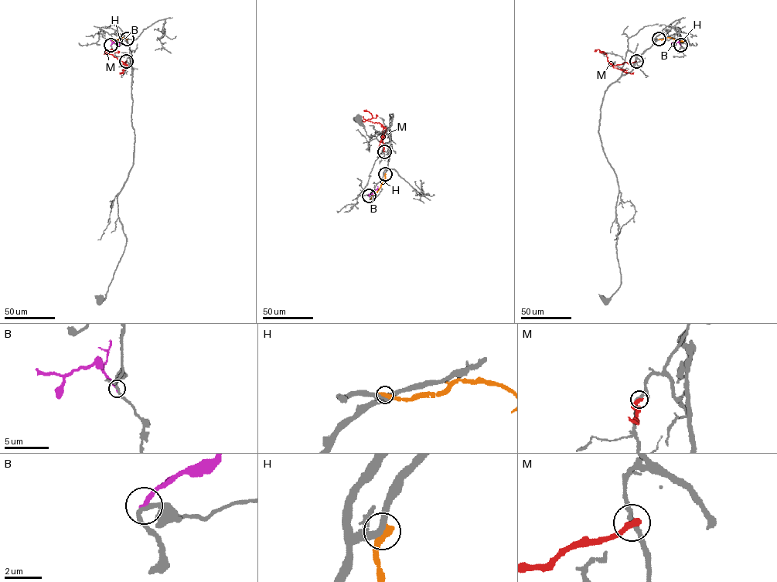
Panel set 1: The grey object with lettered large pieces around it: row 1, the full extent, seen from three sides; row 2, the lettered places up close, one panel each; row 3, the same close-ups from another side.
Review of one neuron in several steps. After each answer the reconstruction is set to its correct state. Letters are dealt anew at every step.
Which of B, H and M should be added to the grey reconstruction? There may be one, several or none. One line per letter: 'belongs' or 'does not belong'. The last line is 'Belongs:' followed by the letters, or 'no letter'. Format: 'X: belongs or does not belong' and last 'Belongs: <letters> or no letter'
B: does not belong
H: does not belong
M: does not belong
Belongs: no letter

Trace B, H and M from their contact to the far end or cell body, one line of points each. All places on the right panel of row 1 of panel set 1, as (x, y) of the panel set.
B: (680, 45), (678, 42), (671, 42)
H: (659, 39), (667, 37), (682, 40), (679, 42)
M: (635, 61), (613, 66), (608, 61), (605, 53), (598, 49), (595, 51)

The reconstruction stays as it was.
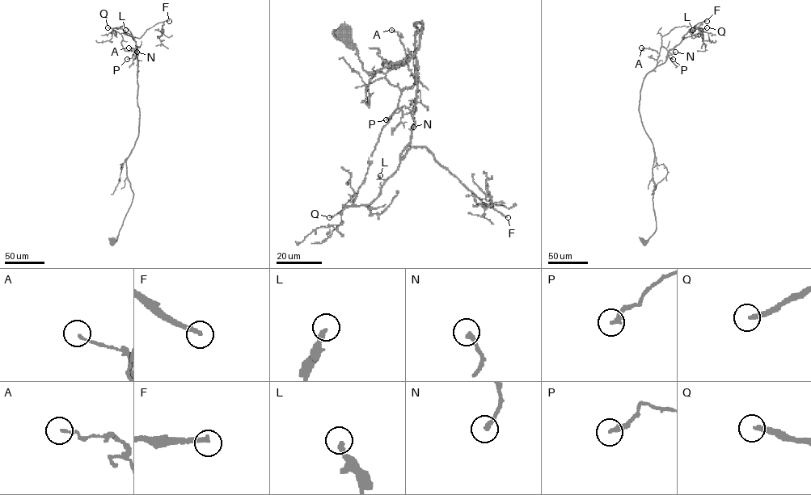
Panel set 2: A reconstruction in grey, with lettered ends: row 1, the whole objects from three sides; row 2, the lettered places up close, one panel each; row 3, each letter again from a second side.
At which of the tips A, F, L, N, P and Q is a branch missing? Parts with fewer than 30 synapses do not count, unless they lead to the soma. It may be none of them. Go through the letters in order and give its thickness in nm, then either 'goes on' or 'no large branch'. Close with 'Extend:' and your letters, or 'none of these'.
A: 110 nm | no large branch
F: 240 nm | no large branch
L: 240 nm | goes on
N: 240 nm | no large branch
P: 240 nm | no large branch
Q: 240 nm | no large branch
Extend: L

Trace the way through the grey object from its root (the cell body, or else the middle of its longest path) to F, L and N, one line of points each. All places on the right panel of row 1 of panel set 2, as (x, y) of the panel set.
F: (644, 241), (655, 231), (656, 222), (655, 153), (639, 110), (642, 84), (690, 29), (707, 21)
L: (644, 241), (656, 222), (655, 153), (639, 110), (640, 89), (646, 75), (693, 35), (692, 30)
N: (644, 241), (655, 231), (656, 222), (652, 202), (655, 153), (639, 110), (640, 90), (646, 75), (675, 52)

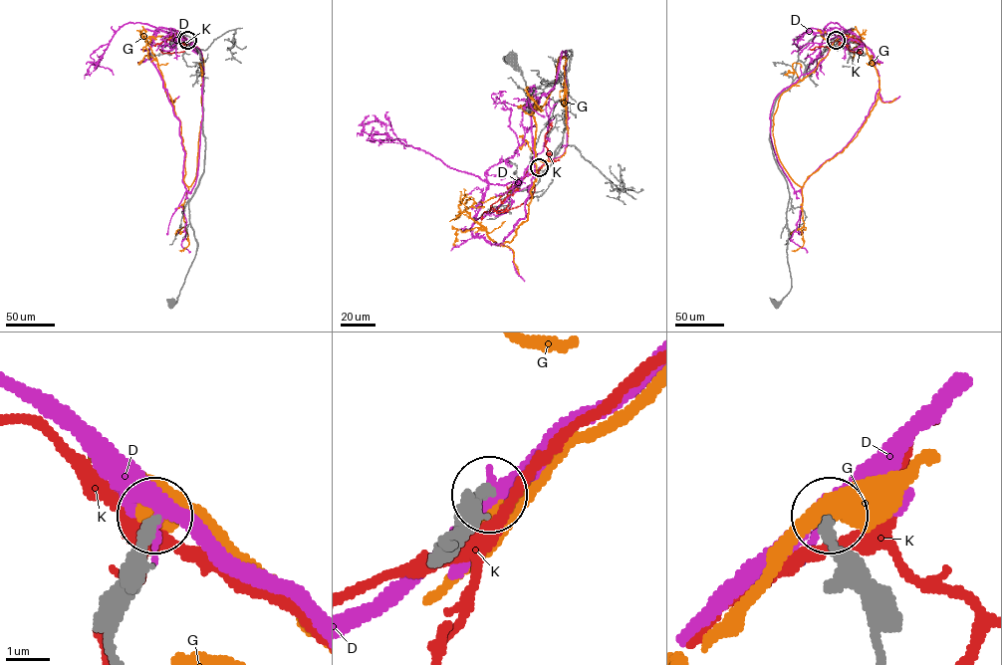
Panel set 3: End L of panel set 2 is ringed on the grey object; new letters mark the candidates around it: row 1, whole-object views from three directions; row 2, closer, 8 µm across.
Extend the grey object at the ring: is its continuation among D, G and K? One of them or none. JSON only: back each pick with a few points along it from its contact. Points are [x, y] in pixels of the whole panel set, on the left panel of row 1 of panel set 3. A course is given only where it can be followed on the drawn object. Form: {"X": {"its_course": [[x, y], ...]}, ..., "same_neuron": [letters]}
{"same_neuron": []}

